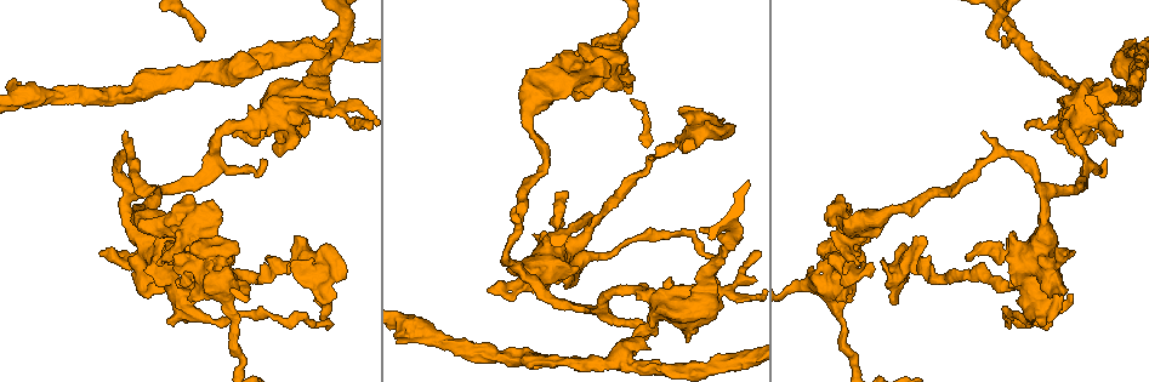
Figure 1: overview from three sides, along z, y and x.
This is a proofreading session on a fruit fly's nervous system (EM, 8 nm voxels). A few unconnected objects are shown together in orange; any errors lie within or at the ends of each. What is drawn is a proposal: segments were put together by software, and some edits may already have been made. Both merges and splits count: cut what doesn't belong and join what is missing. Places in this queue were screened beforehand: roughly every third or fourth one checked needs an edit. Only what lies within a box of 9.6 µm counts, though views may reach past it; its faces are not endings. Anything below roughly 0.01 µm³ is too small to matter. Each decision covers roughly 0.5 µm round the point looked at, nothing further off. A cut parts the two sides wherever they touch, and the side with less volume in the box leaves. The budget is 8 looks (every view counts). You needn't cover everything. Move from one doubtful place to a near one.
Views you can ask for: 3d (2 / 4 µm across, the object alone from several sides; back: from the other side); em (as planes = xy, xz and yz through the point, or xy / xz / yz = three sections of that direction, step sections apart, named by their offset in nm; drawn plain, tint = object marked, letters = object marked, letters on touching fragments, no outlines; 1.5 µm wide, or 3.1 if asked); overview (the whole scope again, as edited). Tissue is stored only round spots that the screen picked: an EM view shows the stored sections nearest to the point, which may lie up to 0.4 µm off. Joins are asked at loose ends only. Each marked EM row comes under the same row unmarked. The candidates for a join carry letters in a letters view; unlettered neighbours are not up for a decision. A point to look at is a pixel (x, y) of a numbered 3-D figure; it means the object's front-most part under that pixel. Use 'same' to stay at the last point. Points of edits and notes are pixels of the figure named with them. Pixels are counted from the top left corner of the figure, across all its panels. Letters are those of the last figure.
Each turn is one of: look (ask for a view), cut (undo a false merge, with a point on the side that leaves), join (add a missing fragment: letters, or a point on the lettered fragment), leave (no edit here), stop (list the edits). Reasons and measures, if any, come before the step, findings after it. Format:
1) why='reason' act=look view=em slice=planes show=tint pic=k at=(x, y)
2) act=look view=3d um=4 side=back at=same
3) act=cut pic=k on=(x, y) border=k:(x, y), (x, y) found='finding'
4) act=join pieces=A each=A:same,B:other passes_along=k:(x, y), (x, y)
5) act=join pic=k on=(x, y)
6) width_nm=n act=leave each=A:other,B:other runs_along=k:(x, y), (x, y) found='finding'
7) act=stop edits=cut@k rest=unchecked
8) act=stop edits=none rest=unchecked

why='an open end' act=look view=3d um=4 pic=1 at=(233, 137)

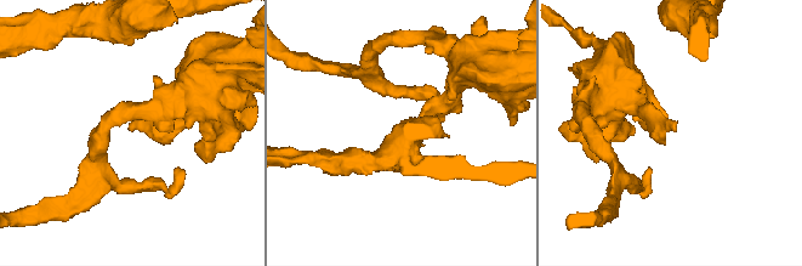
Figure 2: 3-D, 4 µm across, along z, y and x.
why='need the tissue' act=look view=em slice=xz step=8 show=letters pic=2 at=(129, 129)

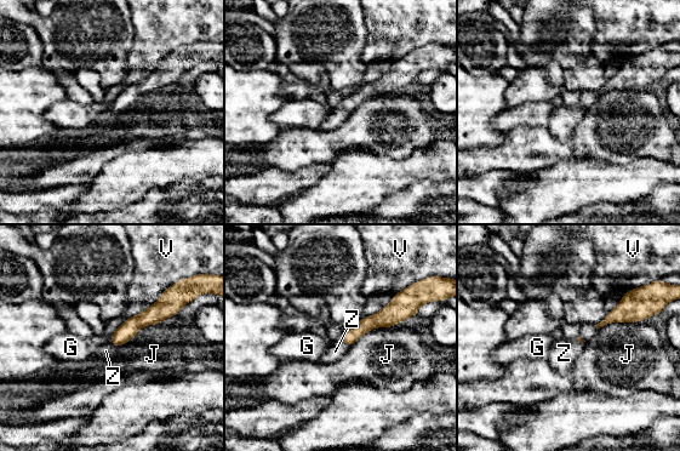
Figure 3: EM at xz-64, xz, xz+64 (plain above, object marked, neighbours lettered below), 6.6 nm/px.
why='another direction' act=look view=em slice=planes show=letters at=same

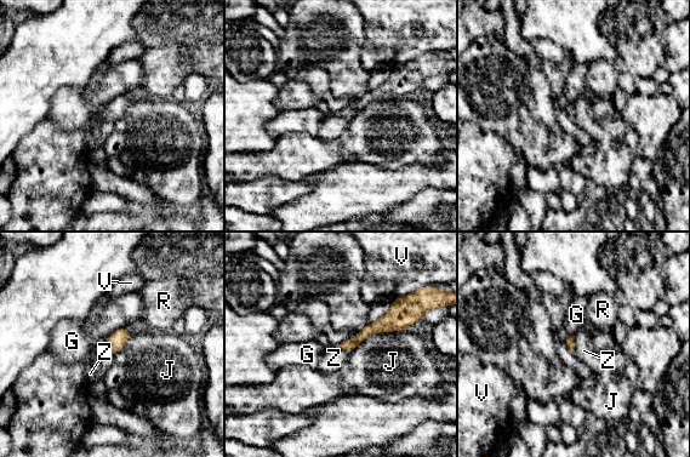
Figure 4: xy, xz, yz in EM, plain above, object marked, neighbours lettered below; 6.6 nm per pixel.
act=join pieces=Z each=G:other,J:other,R:other,V:other,Z:same found='the neuron continues'

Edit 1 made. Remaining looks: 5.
why='branch stops here' act=look view=em slice=yz step=8 show=letters pic=1 at=(971, 260)

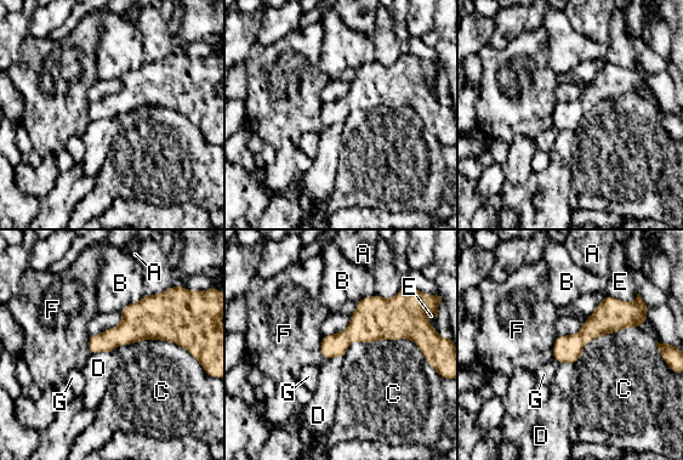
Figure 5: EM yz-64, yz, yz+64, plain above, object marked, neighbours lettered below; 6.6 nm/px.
act=leave each=A:other,B:other,C:other,D:other,E:other,F:other,G:other runs_along=5:(633, 318), (607, 318), (556, 356) found='none of them fits'

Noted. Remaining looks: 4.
act=stop edits=join@4 rest=unchecked

